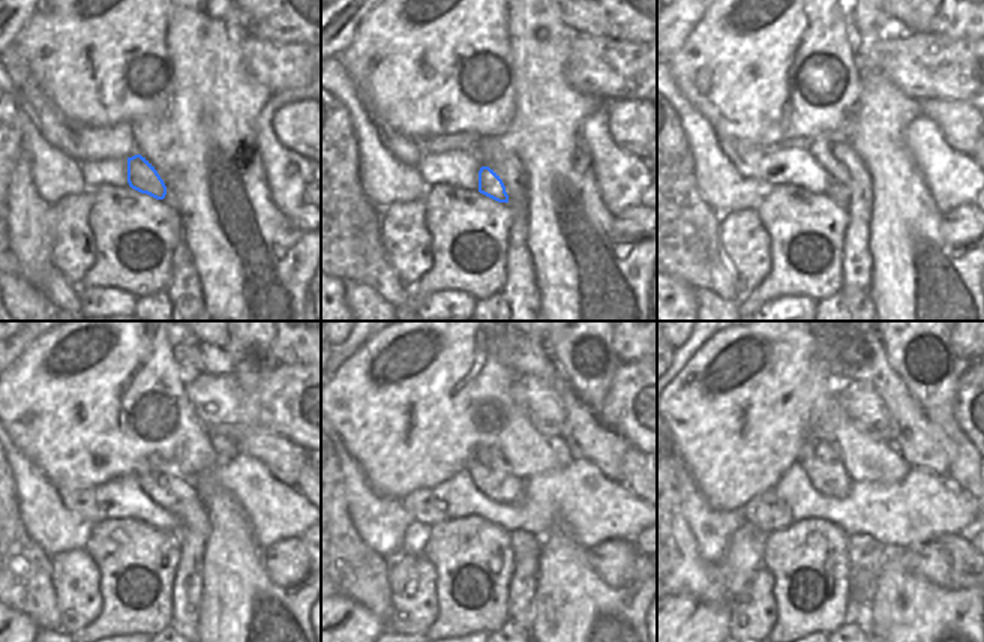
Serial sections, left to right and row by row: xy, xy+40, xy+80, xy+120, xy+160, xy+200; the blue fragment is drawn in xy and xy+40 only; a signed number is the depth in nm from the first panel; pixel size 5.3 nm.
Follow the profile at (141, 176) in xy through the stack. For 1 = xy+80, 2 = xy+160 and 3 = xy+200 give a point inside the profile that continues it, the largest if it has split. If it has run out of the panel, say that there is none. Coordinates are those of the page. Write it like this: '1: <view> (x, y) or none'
1: xy+80 (839, 194)
2: xy+160 (524, 543)
3: xy+200 (864, 554)

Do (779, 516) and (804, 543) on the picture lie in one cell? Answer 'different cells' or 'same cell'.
different cells

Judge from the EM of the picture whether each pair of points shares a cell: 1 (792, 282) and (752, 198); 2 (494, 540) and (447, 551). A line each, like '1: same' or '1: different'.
1: different
2: same

